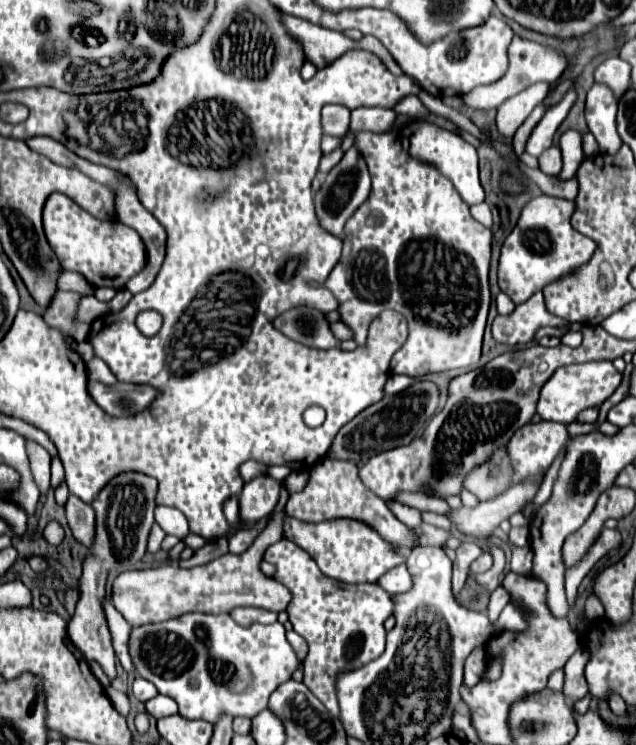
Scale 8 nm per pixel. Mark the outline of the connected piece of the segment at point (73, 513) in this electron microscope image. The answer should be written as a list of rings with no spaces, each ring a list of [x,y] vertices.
[[[74,494],[68,496],[66,502],[66,518],[74,532],[74,538],[80,540],[84,546],[92,544],[94,538],[94,510],[90,504],[84,504]]]

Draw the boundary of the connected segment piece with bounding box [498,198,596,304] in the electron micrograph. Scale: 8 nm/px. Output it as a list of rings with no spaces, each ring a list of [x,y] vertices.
[[[554,198],[552,212],[522,212],[516,228],[504,240],[498,266],[498,284],[516,304],[526,302],[534,292],[542,290],[558,276],[568,274],[576,266],[590,260],[596,244],[572,228],[572,212],[572,202]]]

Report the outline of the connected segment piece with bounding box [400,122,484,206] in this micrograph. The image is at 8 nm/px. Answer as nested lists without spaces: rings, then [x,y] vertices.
[[[418,122],[418,124],[408,124],[402,130],[402,144],[408,144],[406,150],[412,158],[418,158],[420,162],[432,164],[440,174],[446,174],[448,180],[454,184],[458,194],[466,204],[480,204],[484,200],[484,188],[478,178],[478,154],[472,144],[468,144],[462,136],[452,134],[448,130],[442,130],[434,124],[428,122]]]

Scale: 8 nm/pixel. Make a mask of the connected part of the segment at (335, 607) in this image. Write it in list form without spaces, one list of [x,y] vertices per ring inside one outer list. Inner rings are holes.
[[[288,538],[268,546],[264,560],[274,564],[274,568],[276,568],[274,580],[282,582],[290,590],[292,600],[286,608],[288,618],[290,618],[294,630],[308,642],[308,648],[310,648],[308,656],[302,662],[304,684],[312,690],[312,694],[316,694],[316,698],[320,698],[320,702],[330,710],[330,714],[338,716],[338,700],[336,700],[336,690],[334,690],[336,674],[340,670],[360,668],[384,652],[384,642],[386,642],[384,620],[388,616],[392,616],[392,612],[394,612],[394,596],[388,594],[386,590],[382,590],[380,584],[344,584],[344,582],[338,582],[338,580],[332,580],[332,578],[320,574],[316,562],[308,556],[308,552],[300,550],[300,546],[296,546],[294,542],[288,542]]]

